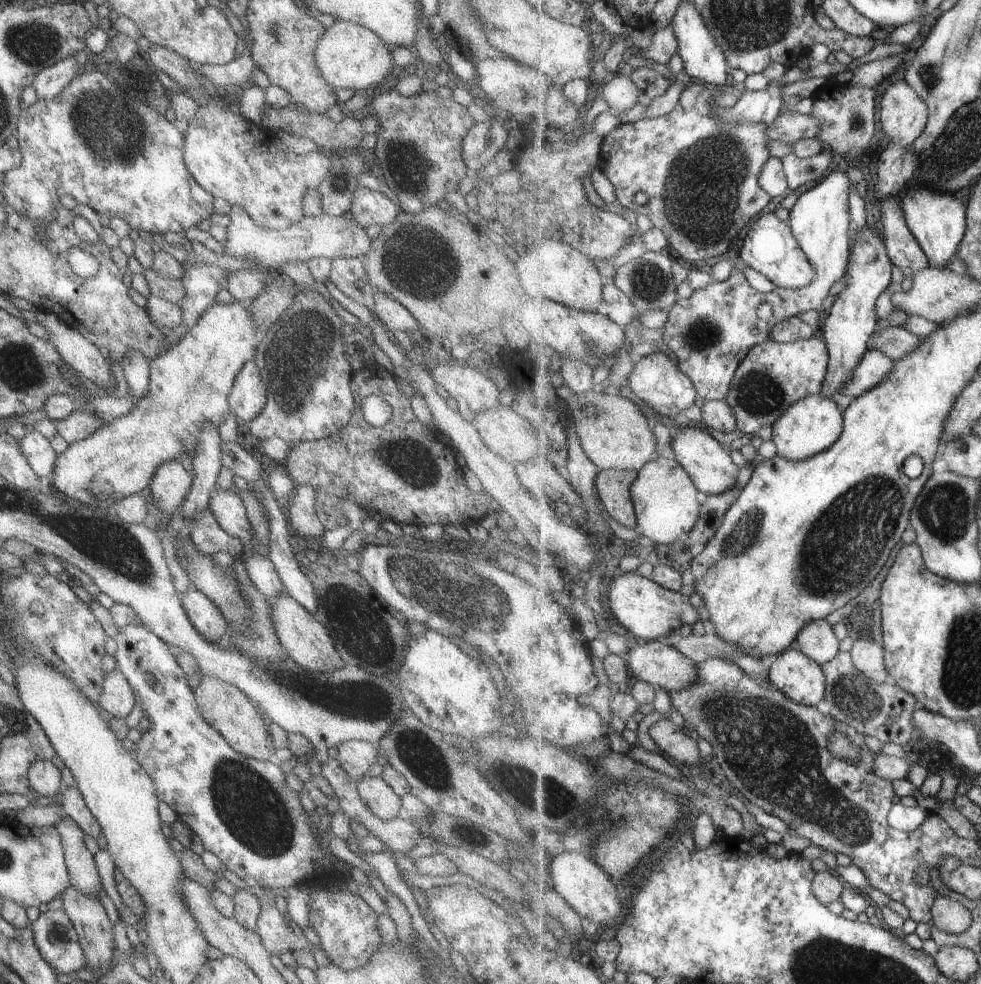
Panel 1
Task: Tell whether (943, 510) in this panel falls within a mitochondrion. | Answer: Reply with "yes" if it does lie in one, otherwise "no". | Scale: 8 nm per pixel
yes

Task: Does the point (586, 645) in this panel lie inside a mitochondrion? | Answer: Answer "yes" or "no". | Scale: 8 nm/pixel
no

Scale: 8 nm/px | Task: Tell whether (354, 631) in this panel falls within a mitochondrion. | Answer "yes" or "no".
yes

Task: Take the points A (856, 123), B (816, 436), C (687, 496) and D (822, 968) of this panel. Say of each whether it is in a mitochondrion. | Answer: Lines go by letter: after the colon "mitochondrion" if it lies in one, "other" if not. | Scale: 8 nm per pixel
A: mitochondrion
B: other
C: other
D: mitochondrion

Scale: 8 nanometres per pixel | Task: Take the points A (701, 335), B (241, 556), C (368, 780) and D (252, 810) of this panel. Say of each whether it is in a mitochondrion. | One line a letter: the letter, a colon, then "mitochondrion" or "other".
A: mitochondrion
B: other
C: other
D: mitochondrion

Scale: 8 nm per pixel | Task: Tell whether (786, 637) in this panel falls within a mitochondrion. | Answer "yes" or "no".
no

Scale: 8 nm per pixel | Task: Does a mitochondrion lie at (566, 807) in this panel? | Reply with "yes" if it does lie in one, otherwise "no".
yes

